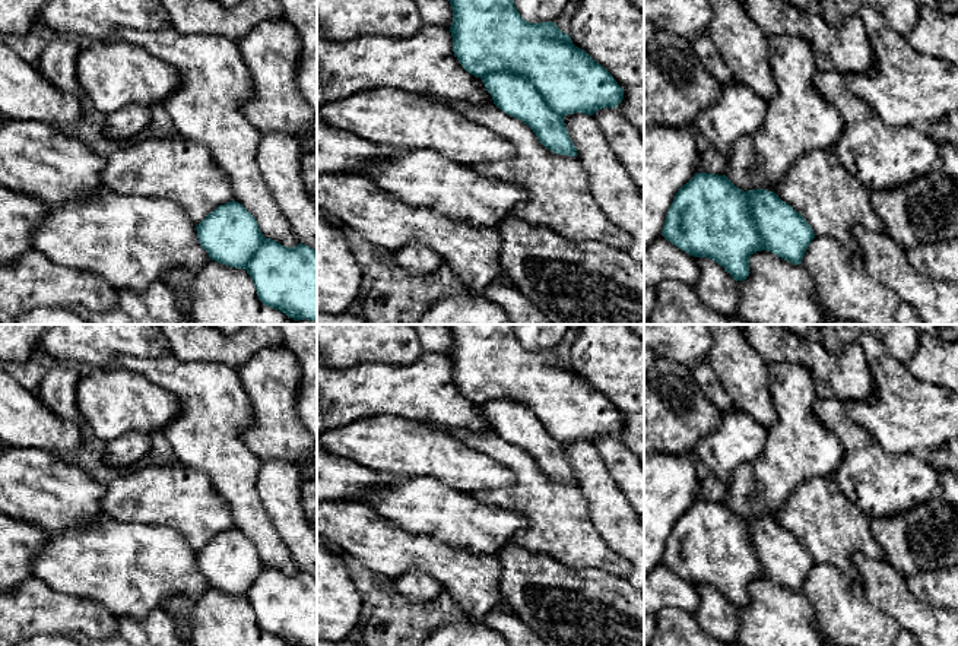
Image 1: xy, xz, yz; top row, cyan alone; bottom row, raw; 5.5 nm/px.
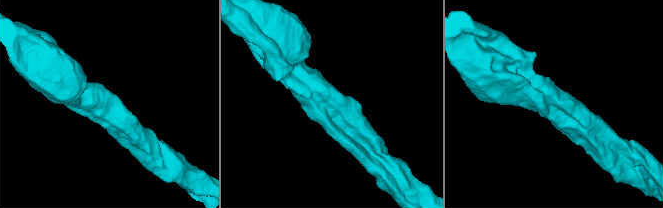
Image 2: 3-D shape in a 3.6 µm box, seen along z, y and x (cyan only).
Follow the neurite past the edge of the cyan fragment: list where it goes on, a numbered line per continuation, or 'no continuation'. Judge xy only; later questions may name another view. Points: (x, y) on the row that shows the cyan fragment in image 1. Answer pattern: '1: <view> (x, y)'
no continuation

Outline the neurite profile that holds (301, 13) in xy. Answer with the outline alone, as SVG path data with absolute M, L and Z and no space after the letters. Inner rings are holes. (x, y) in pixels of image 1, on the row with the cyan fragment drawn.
M277 0L285 19L295 28L301 51L296 83L301 95L317 115L317 0Z

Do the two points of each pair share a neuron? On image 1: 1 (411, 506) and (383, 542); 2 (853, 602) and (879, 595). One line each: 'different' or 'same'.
1: different
2: different

